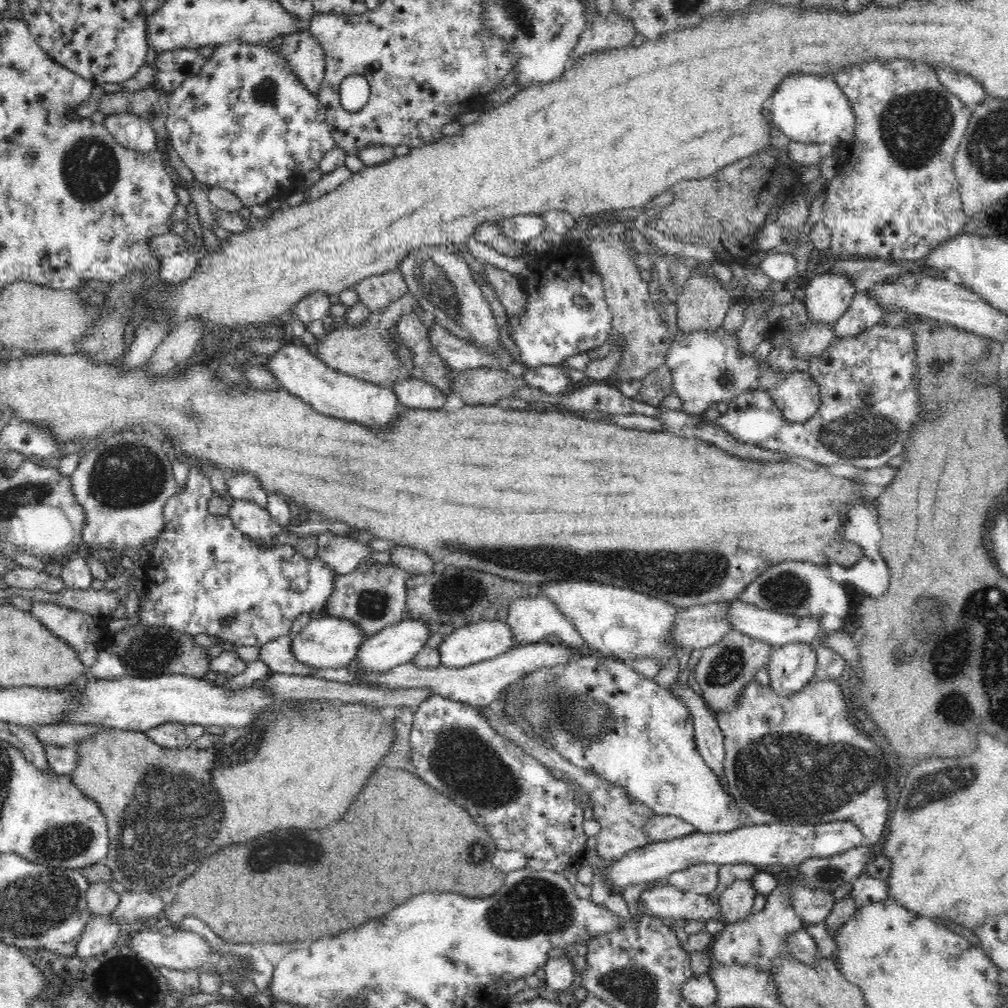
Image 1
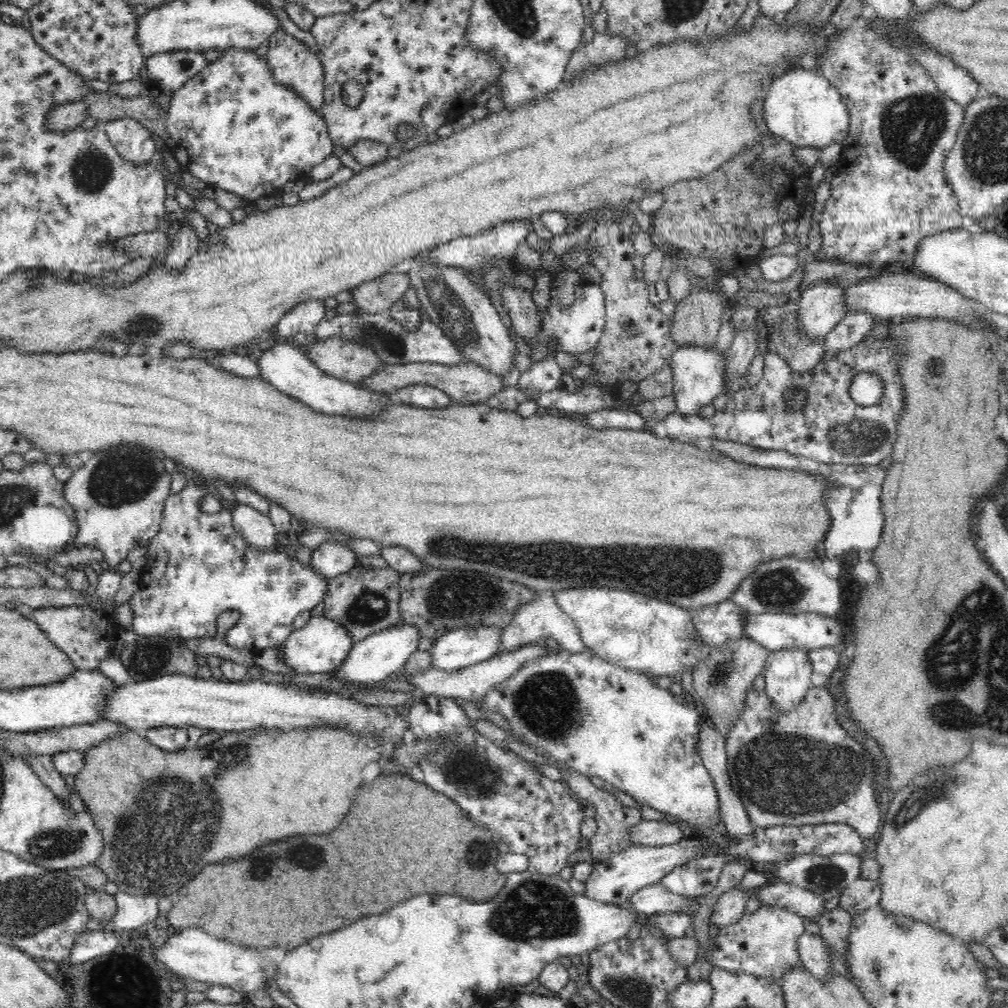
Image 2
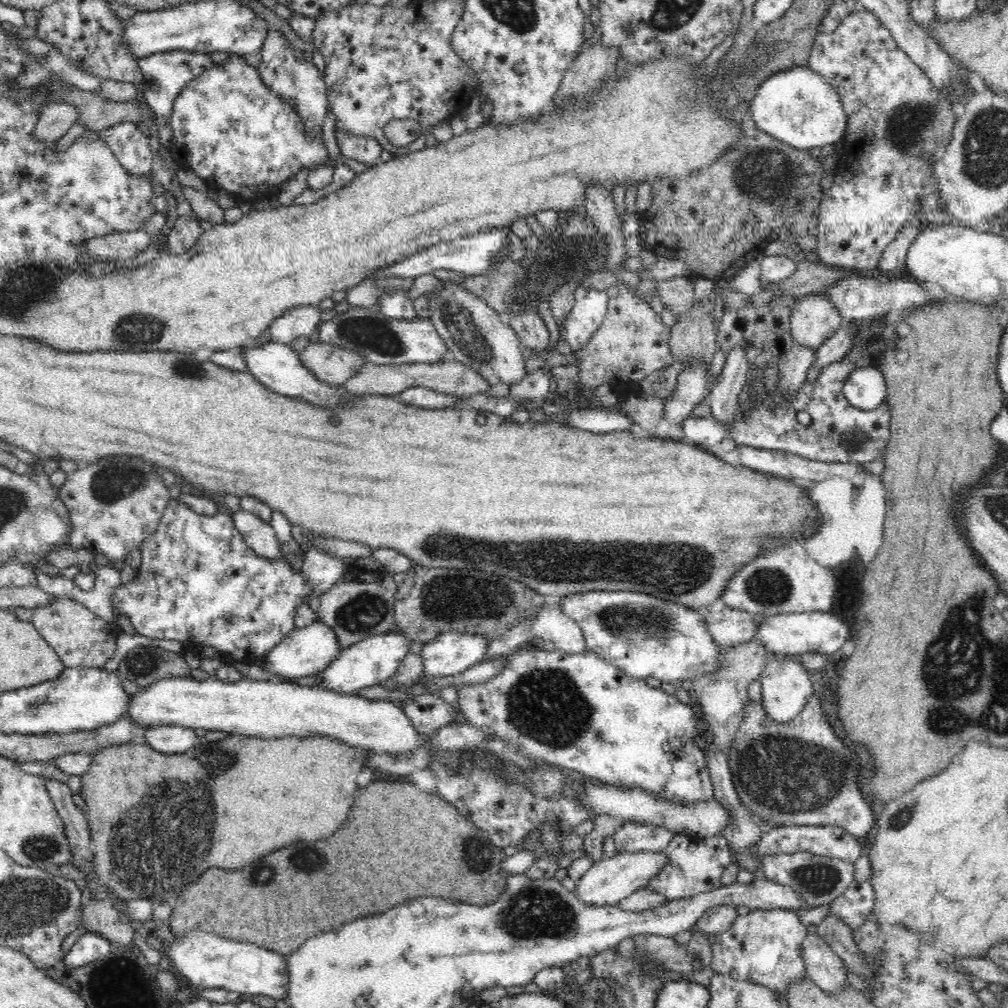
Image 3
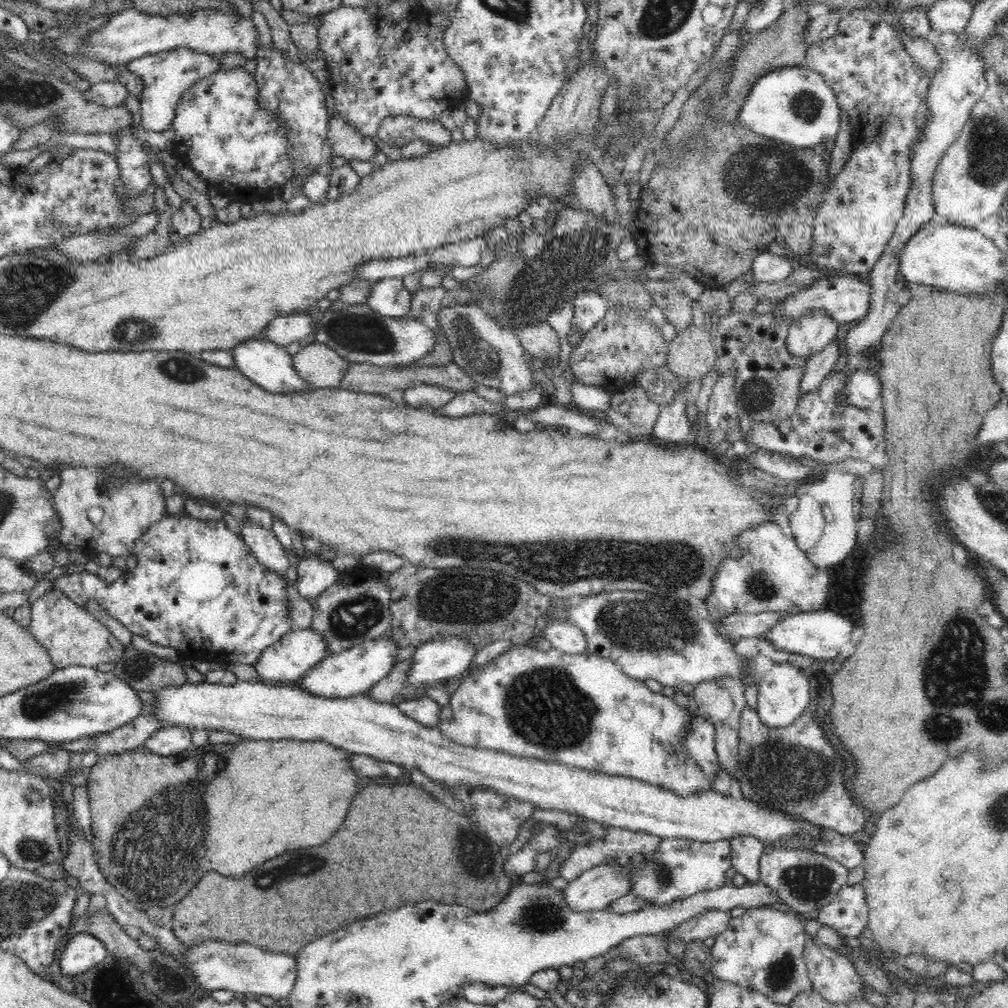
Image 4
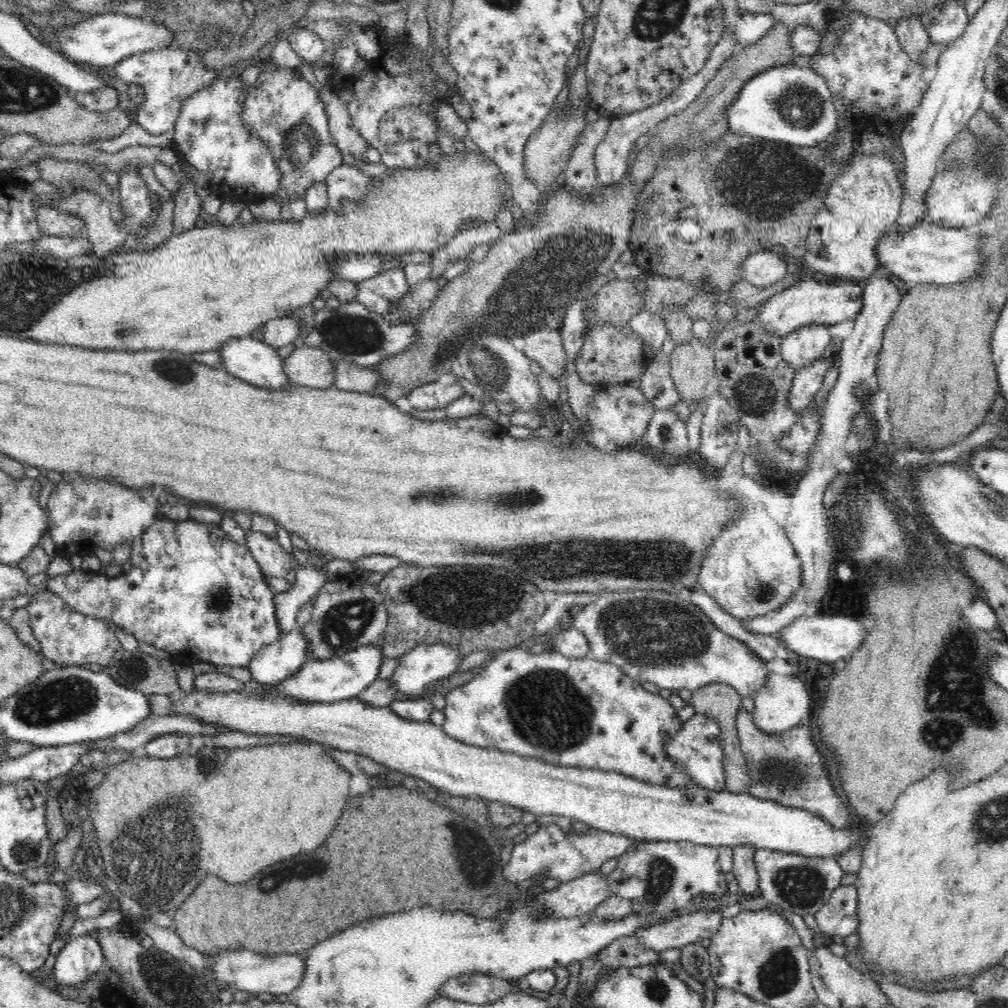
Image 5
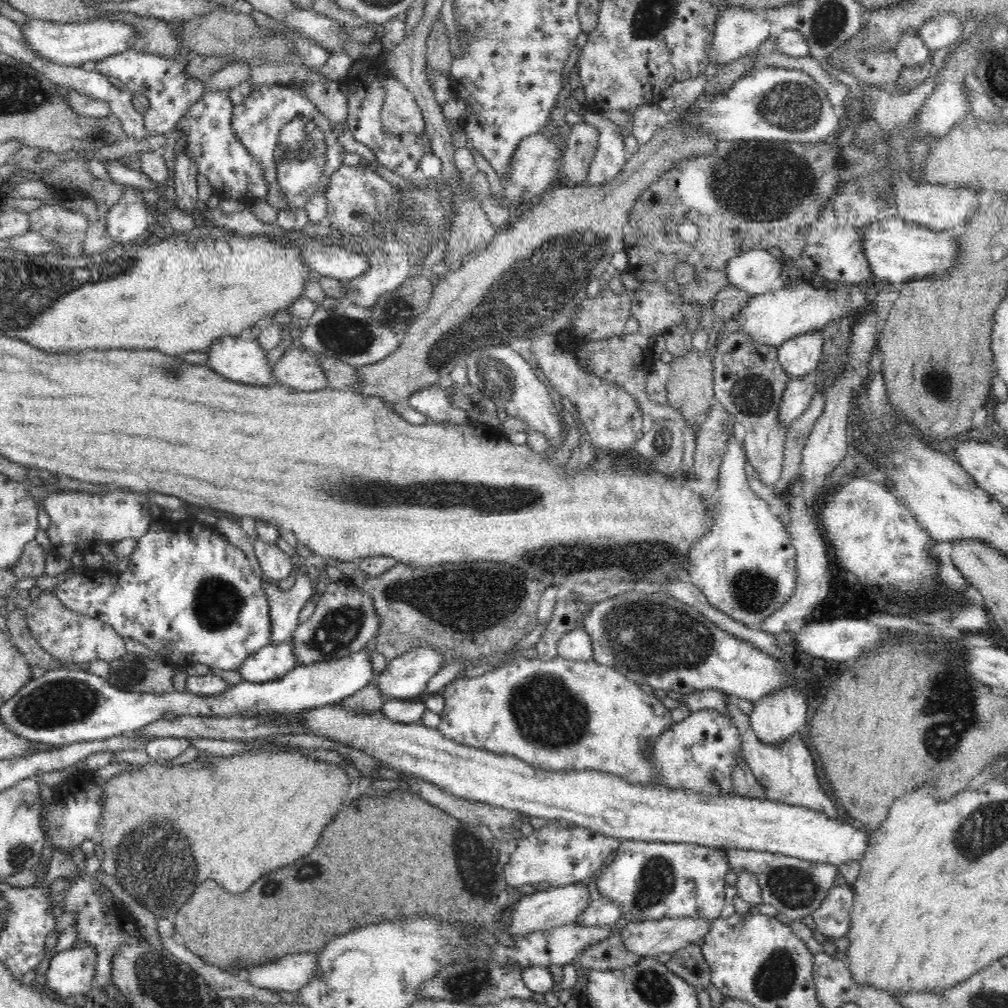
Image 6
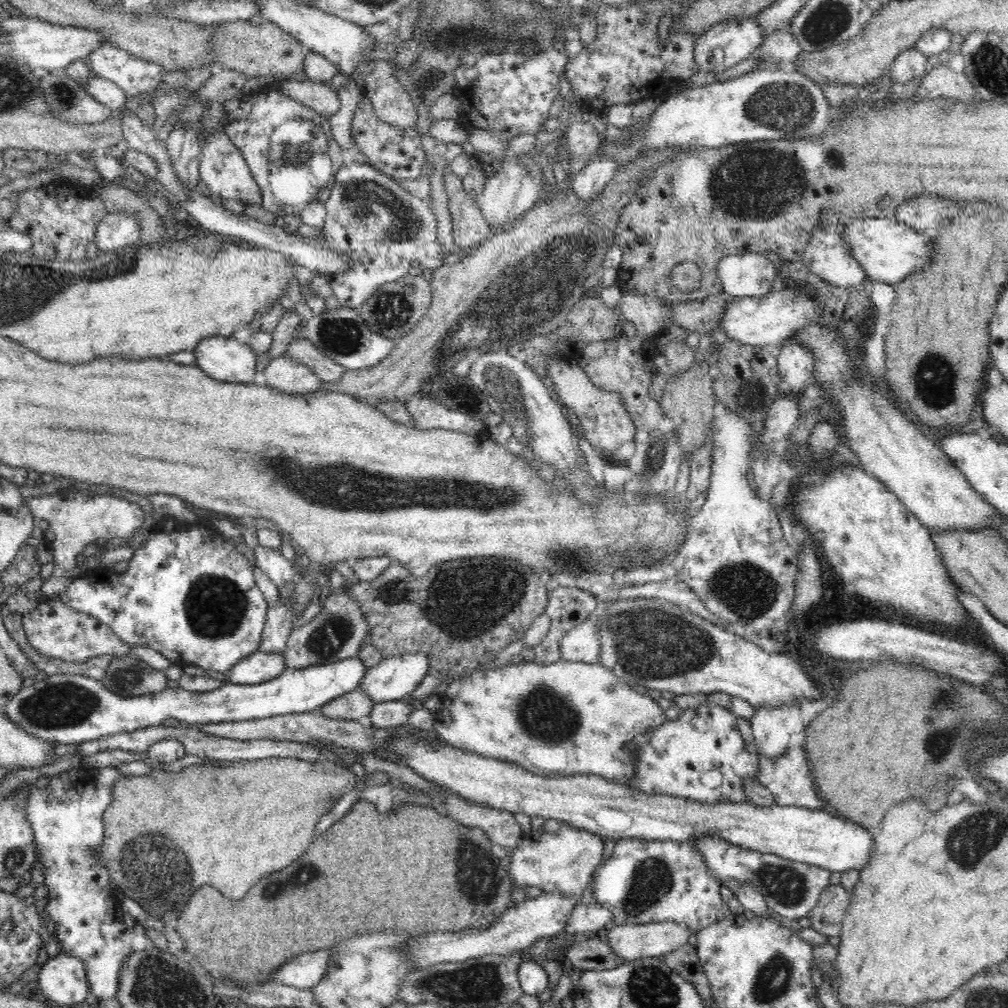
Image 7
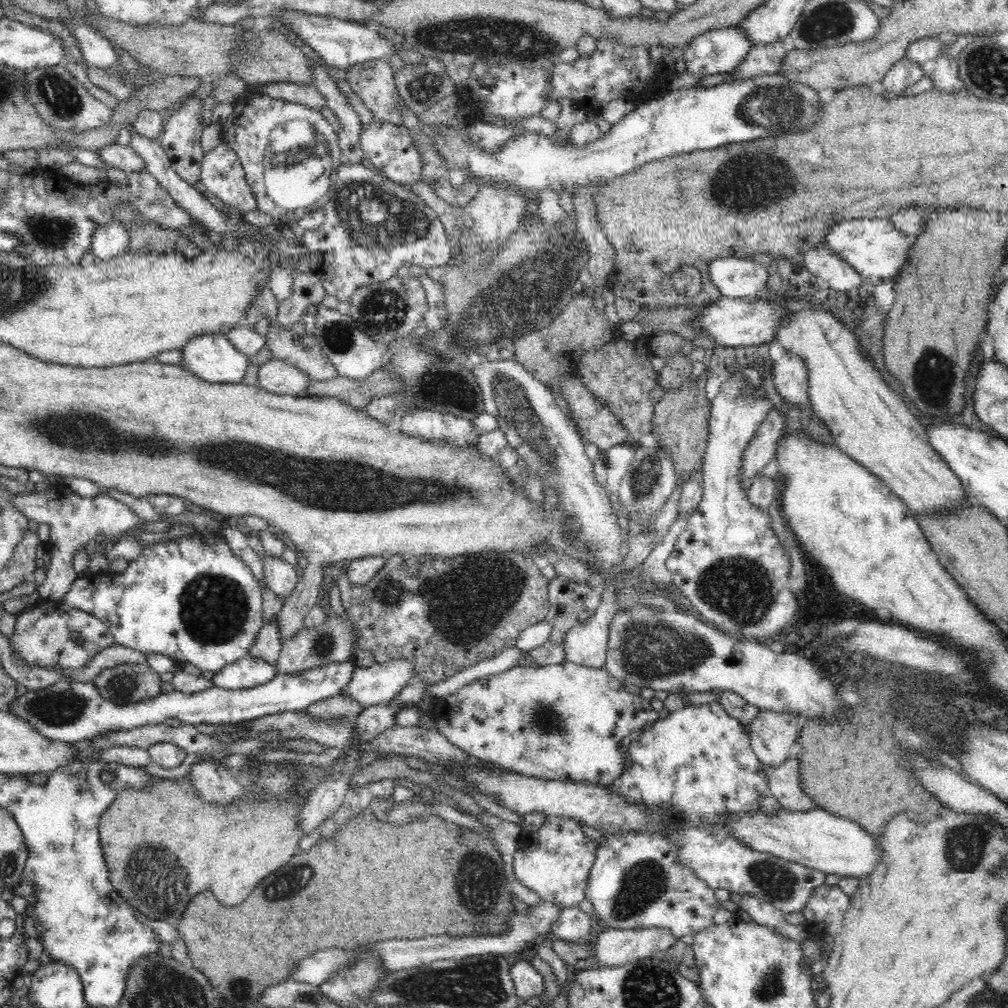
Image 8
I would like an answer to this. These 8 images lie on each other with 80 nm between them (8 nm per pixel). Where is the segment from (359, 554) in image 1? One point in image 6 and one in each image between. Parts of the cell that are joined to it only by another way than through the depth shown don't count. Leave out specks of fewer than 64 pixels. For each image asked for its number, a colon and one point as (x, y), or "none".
2: (330, 559)
3: (321, 570)
4: (313, 576)
5: (308, 580)
6: (284, 606)

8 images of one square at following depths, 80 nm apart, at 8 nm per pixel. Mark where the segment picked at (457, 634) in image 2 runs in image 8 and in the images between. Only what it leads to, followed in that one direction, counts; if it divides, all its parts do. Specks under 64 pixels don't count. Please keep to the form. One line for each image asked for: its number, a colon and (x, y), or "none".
3: (451, 654)
4: (434, 663)
5: (425, 664)
6: (406, 676)
7: (392, 679)
8: (378, 685)

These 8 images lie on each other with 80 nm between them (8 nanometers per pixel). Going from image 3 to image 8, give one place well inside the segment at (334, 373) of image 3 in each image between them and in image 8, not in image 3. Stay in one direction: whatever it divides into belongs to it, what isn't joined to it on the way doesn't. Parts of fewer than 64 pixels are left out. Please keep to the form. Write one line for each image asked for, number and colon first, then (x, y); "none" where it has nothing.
4: (320, 366)
5: (308, 366)
6: (298, 369)
7: (283, 373)
8: (276, 376)

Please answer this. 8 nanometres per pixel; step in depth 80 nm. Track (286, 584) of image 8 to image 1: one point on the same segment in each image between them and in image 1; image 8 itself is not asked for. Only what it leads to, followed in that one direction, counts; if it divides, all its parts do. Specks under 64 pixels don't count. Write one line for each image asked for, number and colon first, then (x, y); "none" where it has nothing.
1: (249, 518)
2: (257, 529)
3: (260, 536)
4: (264, 544)
5: (273, 560)
6: (274, 562)
7: (281, 571)

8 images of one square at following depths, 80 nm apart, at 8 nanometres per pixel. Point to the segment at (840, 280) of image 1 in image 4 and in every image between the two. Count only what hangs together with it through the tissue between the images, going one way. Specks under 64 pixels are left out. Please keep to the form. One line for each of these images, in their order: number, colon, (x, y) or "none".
2: (822, 307)
3: (814, 319)
4: (809, 334)

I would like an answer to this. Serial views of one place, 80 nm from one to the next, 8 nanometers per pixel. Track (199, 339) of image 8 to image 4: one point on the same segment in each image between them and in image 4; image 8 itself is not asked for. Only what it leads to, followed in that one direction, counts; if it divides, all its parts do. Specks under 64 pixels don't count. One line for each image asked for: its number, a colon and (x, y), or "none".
4: (268, 365)
5: (253, 361)
6: (239, 360)
7: (222, 358)

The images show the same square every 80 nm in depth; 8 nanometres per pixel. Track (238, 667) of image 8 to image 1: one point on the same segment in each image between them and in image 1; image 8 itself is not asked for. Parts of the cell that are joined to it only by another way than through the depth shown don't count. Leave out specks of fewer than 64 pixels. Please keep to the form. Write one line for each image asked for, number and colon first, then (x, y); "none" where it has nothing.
1: (326, 642)
2: (322, 645)
3: (307, 651)
4: (299, 650)
5: (272, 664)
6: (270, 663)
7: (259, 667)

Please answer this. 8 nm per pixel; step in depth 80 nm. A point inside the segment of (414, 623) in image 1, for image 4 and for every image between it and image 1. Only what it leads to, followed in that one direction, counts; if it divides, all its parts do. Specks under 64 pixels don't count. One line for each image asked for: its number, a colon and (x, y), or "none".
2: (382, 655)
3: (374, 660)
4: (353, 672)

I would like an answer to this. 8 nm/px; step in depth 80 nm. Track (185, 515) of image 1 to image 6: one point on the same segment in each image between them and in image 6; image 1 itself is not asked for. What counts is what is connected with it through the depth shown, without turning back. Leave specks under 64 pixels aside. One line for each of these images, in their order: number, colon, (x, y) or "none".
2: (198, 565)
3: (199, 583)
4: (197, 587)
5: (192, 591)
6: (188, 594)

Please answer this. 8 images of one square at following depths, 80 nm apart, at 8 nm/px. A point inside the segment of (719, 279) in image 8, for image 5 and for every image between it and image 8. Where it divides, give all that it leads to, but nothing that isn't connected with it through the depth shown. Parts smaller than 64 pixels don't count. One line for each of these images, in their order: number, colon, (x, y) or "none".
5: (762, 269)
6: (754, 272)
7: (749, 275)

